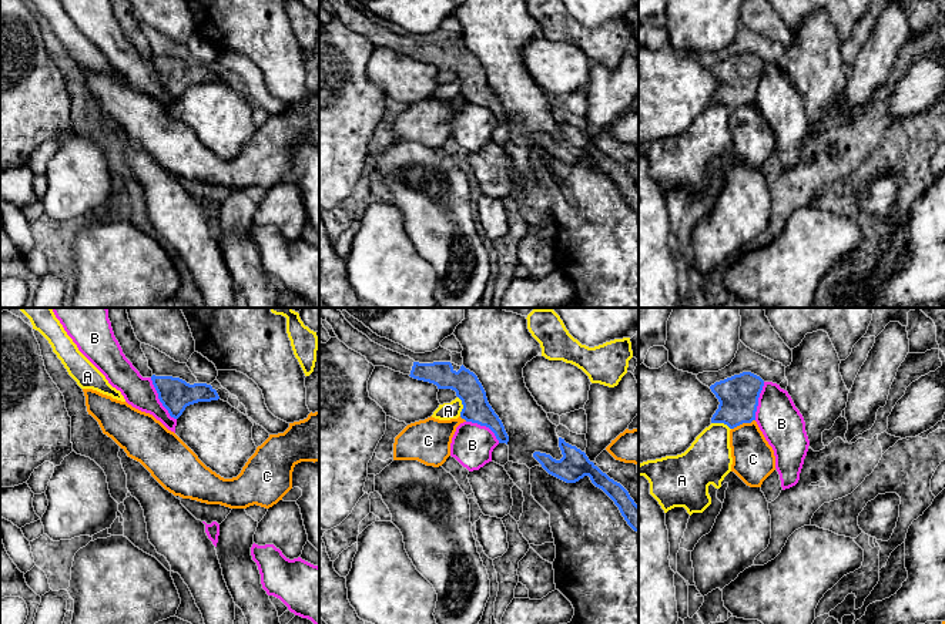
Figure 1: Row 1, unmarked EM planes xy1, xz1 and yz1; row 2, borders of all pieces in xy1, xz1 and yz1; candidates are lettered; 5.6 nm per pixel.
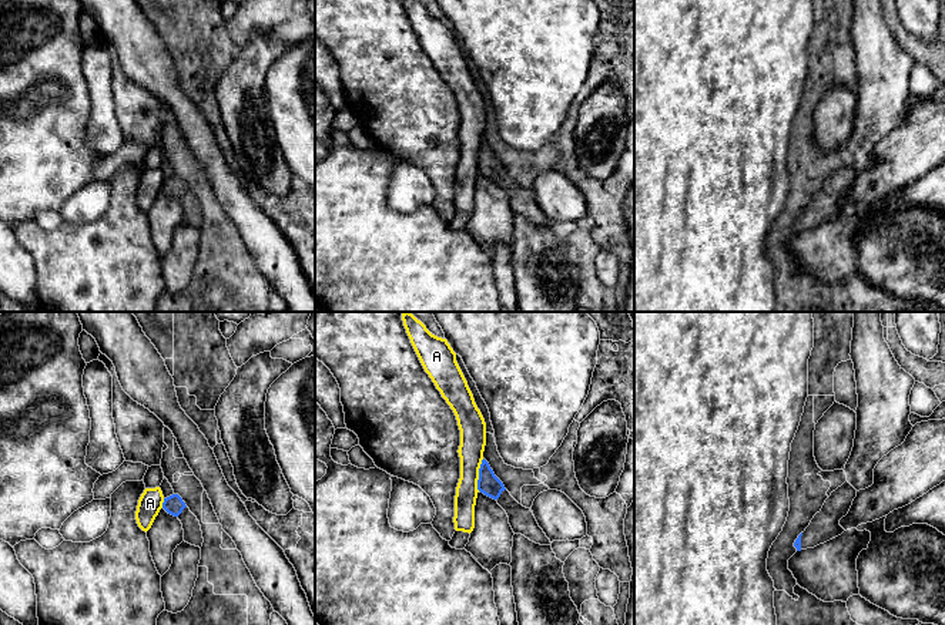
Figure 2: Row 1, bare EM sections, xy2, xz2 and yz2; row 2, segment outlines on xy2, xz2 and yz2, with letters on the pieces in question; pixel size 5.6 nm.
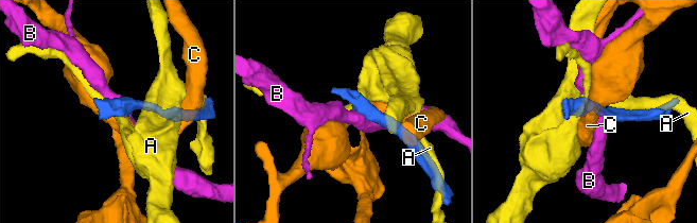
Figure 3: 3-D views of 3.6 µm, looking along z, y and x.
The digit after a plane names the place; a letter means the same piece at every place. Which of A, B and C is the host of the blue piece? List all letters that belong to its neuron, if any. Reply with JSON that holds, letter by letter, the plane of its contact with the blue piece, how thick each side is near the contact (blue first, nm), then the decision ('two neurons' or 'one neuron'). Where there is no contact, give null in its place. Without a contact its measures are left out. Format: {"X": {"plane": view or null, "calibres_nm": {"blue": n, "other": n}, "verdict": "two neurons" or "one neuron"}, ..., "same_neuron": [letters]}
{"A": {"plane": "xz2", "calibres_nm": {"blue": 120, "other": 140}, "verdict": "two neurons"}, "B": {"plane": "xy1", "calibres_nm": {"blue": 180, "other": 170}, "verdict": "two neurons"}, "C": {"plane": "yz1", "calibres_nm": {"blue": 220, "other": 240}, "verdict": "two neurons"}, "same_neuron": []}

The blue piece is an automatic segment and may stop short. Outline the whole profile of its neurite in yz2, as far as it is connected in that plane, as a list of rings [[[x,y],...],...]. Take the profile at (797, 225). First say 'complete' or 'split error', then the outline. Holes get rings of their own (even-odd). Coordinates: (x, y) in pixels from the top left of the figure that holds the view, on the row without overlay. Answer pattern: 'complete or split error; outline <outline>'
split error; outline [[[848,162],[832,172],[821,192],[795,221],[797,232],[814,229],[841,216],[845,211],[840,206],[840,201],[848,195],[855,178],[857,171]]]

